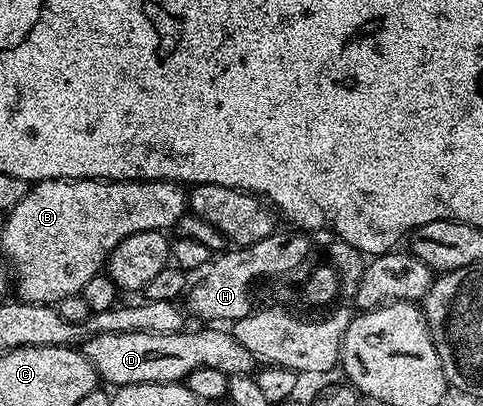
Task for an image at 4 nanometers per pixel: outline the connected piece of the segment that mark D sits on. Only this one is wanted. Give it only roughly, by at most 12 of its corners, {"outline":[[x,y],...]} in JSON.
{"outline":[[220,327],[95,333],[82,352],[112,387],[229,377],[256,362]]}

